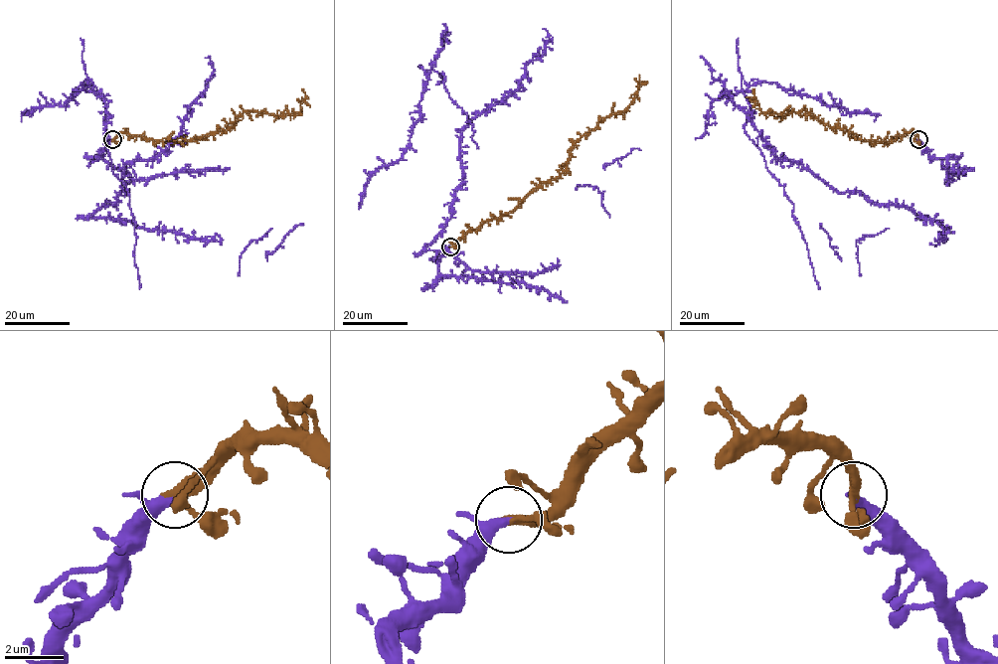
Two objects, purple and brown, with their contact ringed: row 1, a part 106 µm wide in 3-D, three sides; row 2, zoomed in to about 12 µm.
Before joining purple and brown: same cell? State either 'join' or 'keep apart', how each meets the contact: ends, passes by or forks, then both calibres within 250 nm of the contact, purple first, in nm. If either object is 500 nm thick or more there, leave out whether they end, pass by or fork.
join; purple passes by; brown passes by; calibres 260 and 320 nm

